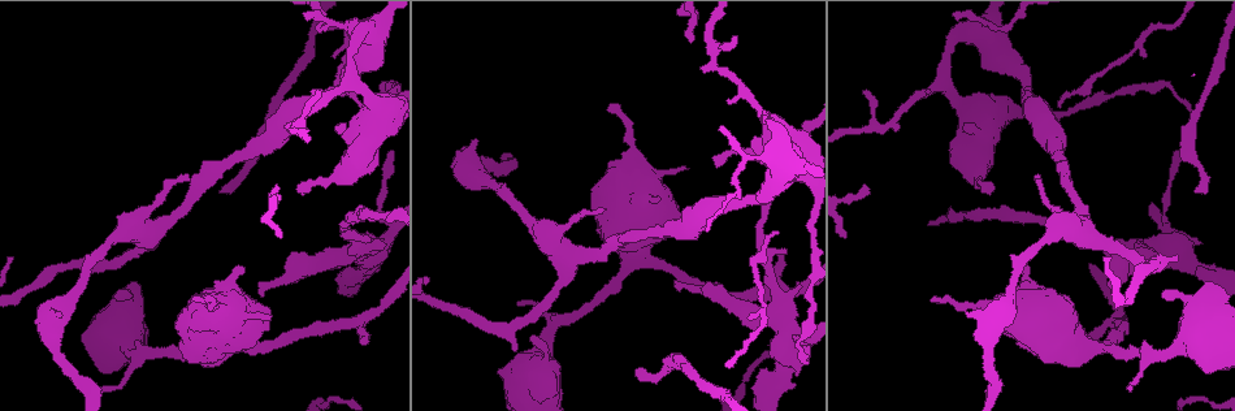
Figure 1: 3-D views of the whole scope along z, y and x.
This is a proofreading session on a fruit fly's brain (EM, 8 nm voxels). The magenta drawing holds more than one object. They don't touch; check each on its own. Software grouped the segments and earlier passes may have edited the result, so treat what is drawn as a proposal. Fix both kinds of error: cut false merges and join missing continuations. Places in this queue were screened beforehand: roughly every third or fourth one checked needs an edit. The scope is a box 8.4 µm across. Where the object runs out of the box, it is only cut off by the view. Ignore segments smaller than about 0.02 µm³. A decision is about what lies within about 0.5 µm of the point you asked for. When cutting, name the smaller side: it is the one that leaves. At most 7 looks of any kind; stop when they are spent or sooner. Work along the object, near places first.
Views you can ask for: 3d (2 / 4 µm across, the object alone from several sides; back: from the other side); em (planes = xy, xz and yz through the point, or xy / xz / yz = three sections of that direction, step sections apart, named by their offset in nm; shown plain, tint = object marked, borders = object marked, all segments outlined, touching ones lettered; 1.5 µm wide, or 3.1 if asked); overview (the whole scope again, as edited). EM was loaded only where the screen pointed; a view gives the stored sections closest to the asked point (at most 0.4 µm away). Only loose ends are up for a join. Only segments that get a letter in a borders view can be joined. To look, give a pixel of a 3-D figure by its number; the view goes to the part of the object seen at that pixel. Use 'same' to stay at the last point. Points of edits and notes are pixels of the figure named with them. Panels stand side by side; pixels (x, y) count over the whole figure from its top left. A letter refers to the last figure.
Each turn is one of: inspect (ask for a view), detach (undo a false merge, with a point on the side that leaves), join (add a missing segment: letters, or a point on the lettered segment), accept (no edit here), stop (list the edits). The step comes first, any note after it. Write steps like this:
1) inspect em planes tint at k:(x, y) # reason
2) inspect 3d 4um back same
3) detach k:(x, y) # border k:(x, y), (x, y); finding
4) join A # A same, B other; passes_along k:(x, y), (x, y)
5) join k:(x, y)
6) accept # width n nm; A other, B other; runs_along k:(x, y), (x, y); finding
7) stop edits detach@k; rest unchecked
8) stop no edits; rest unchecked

inspect em xz step 4 plain at 1:(271, 319) # branch stops here

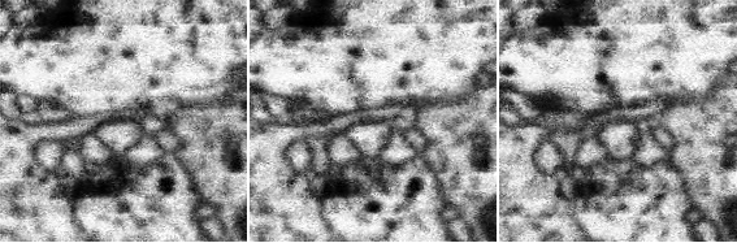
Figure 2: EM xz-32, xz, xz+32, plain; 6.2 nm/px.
inspect em xz step 4 borders same

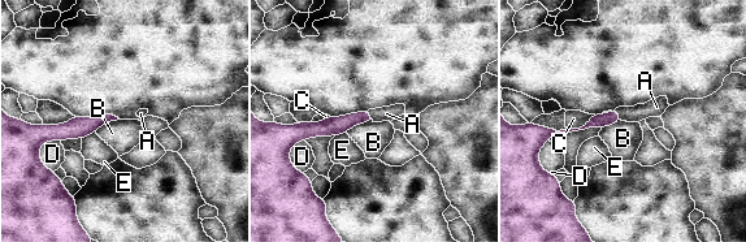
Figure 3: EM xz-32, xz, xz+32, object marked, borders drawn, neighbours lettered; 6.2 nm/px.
join A # A same, B other, C other, D other, E other; the cell continues

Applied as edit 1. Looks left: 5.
inspect overview

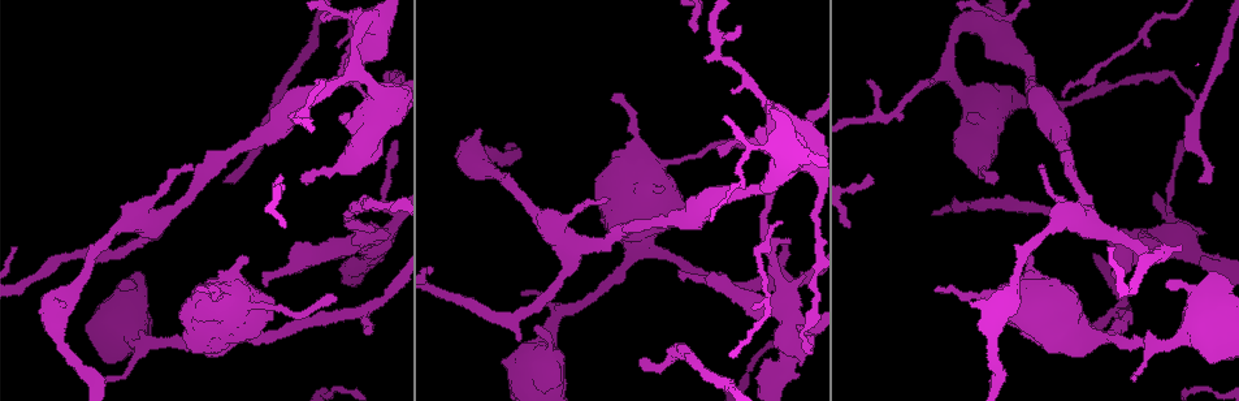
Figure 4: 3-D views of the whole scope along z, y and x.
inspect 3d 4um at 4:(982, 162) # thick turns thin

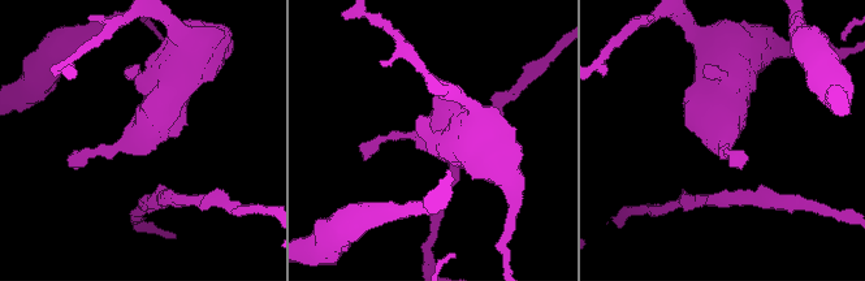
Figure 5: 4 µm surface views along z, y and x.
inspect em yz step 4 tint at 5:(725, 138)

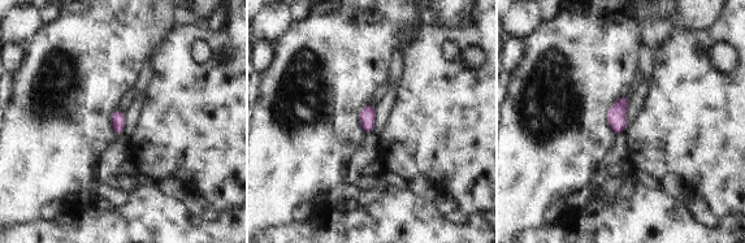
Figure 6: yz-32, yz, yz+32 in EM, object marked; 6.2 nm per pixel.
inspect em planes borders same # cut it another way

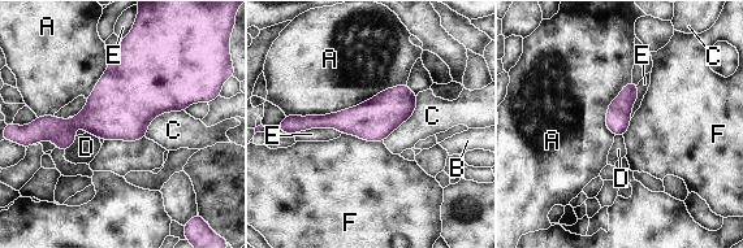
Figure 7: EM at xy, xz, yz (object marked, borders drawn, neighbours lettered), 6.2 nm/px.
accept # A other, B other, C other, D other, E other, F other; border 7:(418, 95), (415, 111), (383, 140); all the same cell

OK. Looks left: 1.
stop edits join@3; rest unchecked

